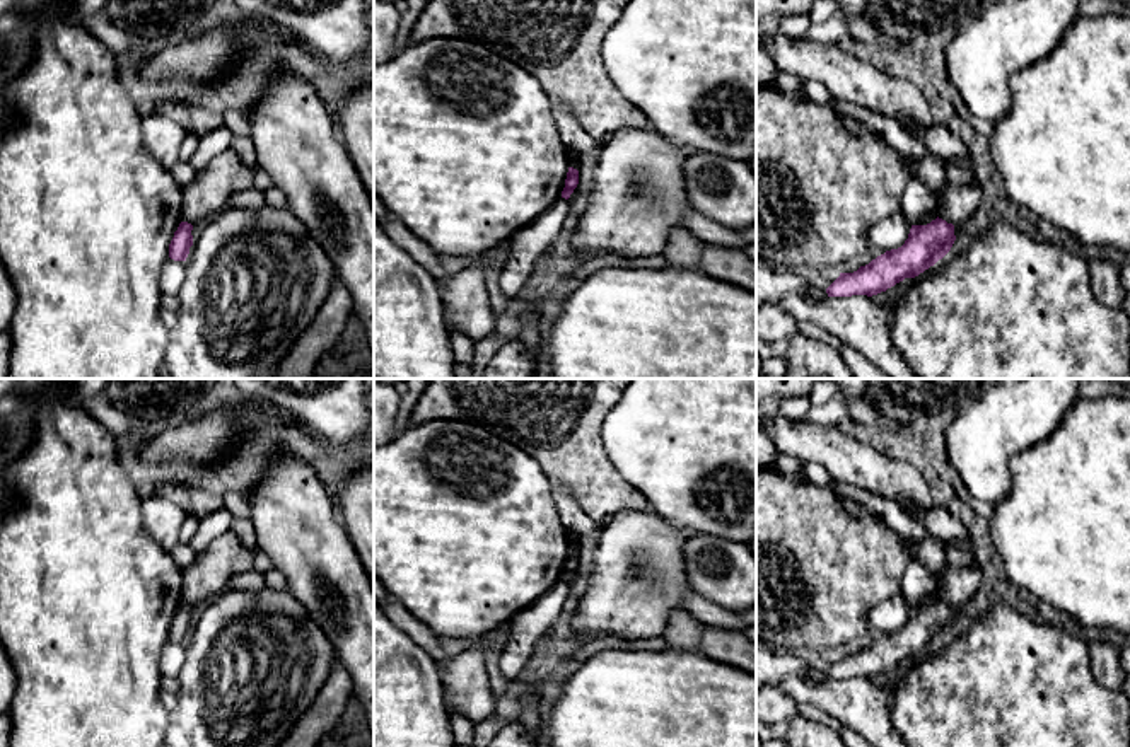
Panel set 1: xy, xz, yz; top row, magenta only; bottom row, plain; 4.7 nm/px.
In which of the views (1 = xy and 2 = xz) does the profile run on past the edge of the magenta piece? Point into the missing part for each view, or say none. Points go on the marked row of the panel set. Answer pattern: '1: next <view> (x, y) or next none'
1: next none
2: next none

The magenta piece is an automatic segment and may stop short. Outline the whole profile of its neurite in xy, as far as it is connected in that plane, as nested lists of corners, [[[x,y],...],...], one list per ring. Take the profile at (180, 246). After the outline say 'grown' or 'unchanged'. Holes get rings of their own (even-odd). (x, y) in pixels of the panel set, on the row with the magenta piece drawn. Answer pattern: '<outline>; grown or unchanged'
[[[181,222],[174,237],[169,244],[169,258],[174,261],[186,261],[189,254],[189,247],[193,246],[191,235],[193,225],[188,222]]]; unchanged

